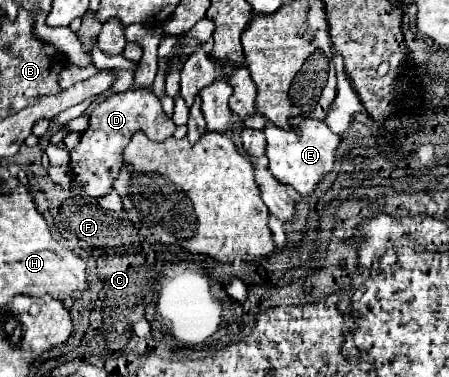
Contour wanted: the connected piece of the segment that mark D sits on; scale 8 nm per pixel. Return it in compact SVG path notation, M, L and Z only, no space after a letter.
M151 88L127 90L121 94L107 96L99 106L91 112L89 128L81 134L81 142L75 150L71 150L71 174L73 180L81 186L83 196L87 198L103 198L113 190L113 182L117 180L121 168L127 164L123 160L123 150L129 144L135 132L145 132L151 140L167 140L175 132L173 120L163 112L159 98Z

